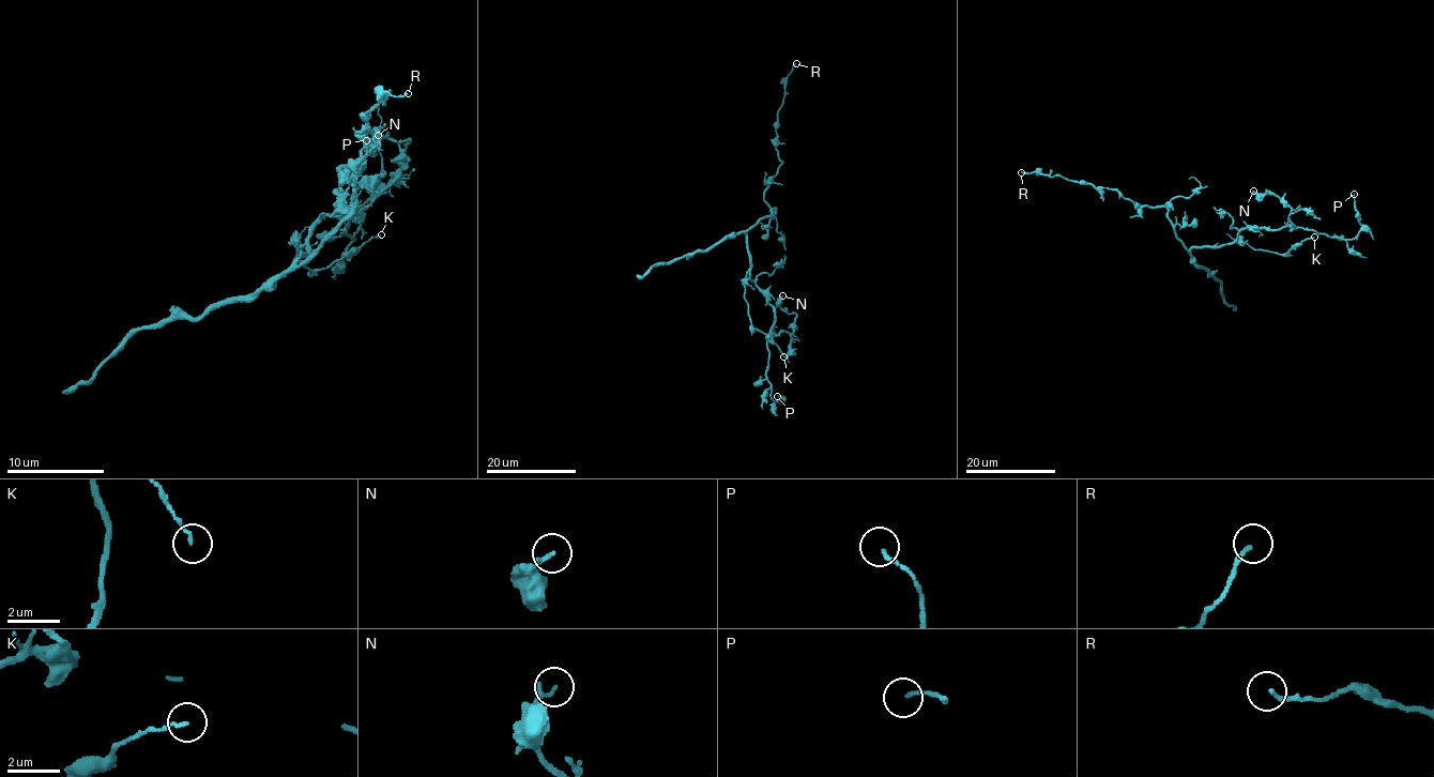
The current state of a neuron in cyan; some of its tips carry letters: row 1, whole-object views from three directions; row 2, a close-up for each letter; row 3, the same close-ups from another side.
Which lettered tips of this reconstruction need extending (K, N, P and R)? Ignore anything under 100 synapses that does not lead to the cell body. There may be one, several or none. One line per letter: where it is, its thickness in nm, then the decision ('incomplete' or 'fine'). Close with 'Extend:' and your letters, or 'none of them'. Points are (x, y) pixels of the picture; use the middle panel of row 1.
K: at (783, 356); 120 nm thick; fine
N: at (782, 295); 180 nm thick; fine
P: at (777, 396); 130 nm thick; fine
R: at (796, 63); 170 nm thick; fine
Extend: none of them

